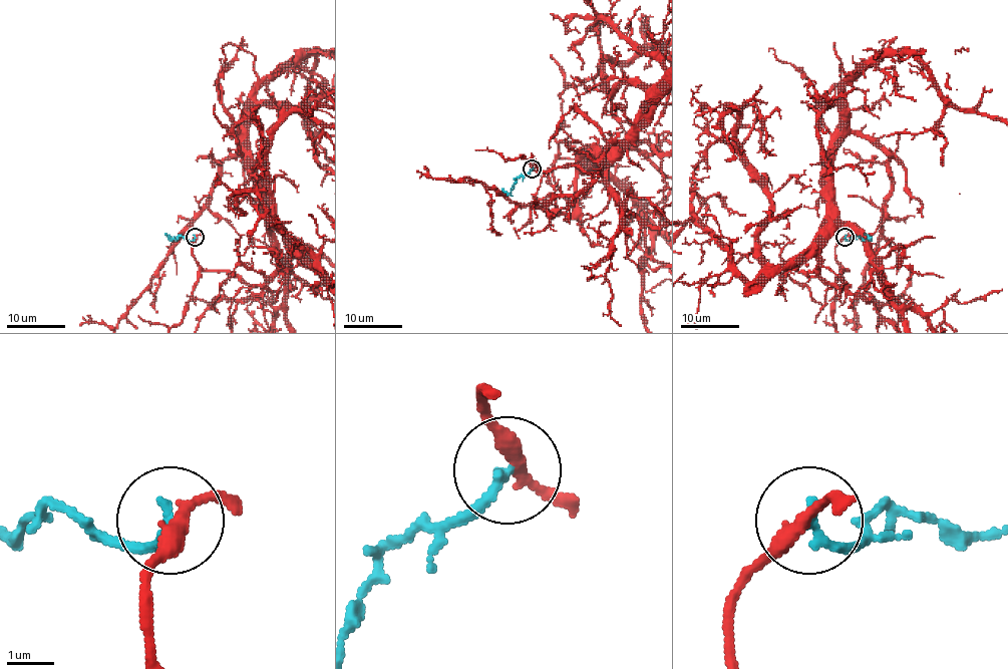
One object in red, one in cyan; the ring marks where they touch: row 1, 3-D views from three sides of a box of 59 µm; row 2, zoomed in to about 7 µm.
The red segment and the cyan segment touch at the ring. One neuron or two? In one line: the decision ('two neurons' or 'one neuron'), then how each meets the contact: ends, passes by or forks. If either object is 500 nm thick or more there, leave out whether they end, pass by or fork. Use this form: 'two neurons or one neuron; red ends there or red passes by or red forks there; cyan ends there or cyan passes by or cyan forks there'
two neurons; red passes by; cyan ends there

